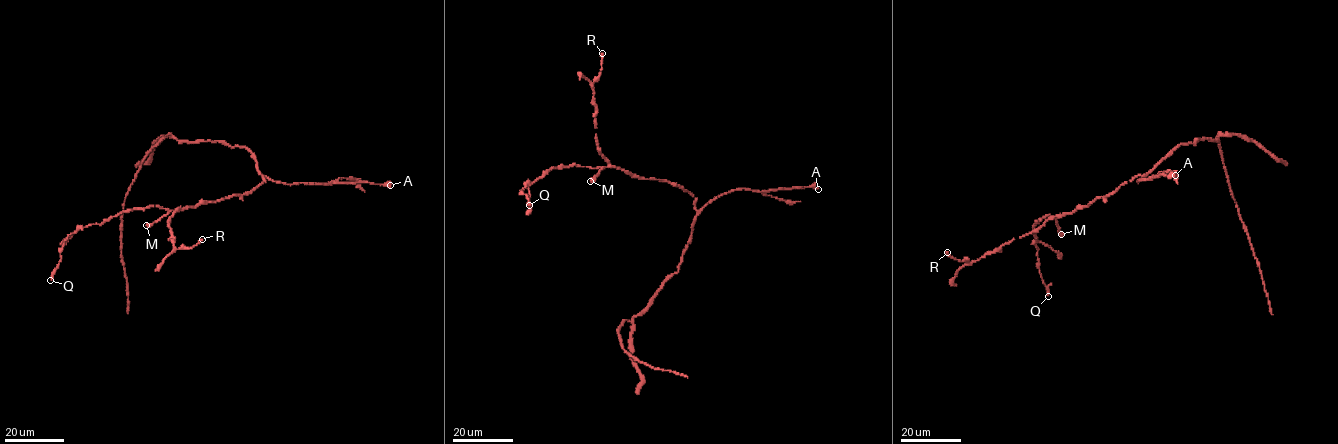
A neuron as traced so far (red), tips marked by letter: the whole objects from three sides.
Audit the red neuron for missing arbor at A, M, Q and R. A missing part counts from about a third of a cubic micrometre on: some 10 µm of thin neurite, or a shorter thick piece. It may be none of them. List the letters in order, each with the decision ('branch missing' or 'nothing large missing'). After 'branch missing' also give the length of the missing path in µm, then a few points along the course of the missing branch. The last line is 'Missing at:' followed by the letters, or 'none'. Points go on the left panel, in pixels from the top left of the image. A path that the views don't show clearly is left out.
A: nothing large missing
M: nothing large missing
Q: nothing large missing
R: branch missing; missing 3 µm
Missing at: R

